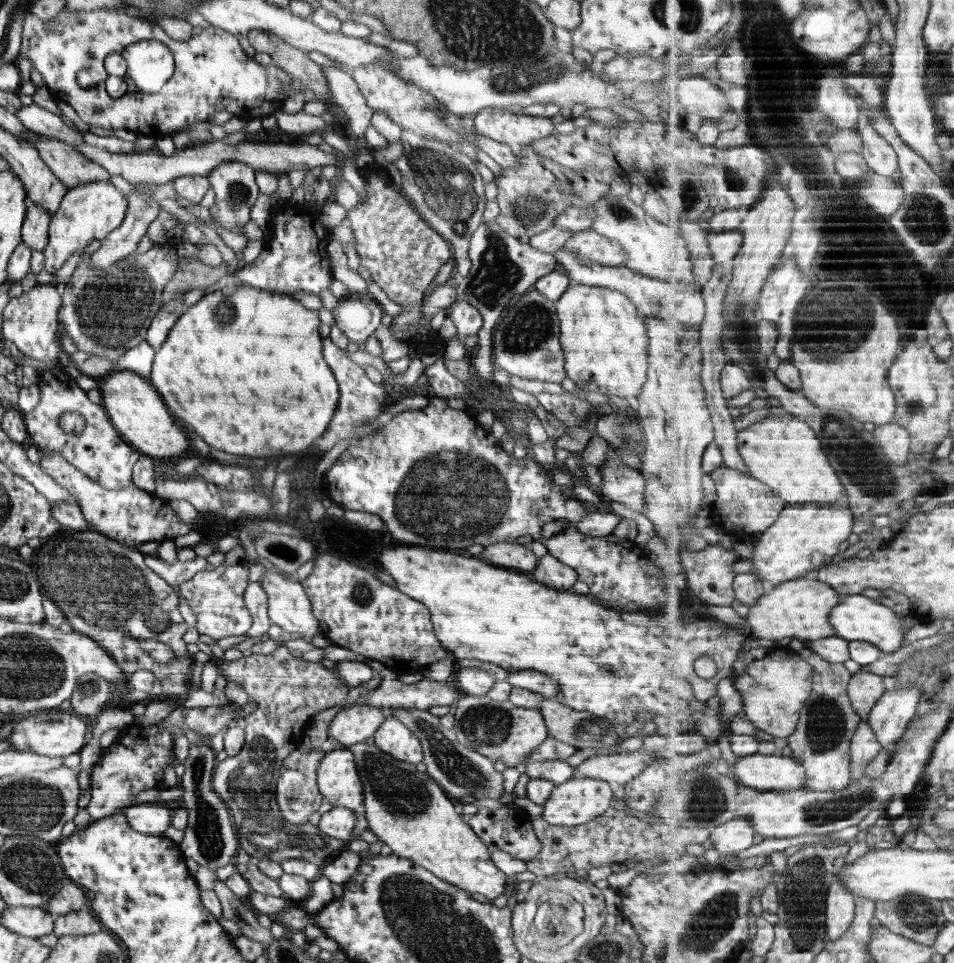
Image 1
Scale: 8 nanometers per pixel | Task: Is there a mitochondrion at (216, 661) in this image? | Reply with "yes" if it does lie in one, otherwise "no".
no

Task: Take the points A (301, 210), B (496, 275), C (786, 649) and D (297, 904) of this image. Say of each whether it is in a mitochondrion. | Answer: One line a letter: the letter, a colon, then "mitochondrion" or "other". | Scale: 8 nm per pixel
A: other
B: mitochondrion
C: other
D: other

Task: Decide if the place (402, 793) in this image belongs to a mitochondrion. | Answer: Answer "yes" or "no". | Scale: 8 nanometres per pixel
yes

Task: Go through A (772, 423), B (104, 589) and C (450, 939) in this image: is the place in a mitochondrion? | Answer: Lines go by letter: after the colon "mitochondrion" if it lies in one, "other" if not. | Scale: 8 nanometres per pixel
A: other
B: mitochondrion
C: mitochondrion

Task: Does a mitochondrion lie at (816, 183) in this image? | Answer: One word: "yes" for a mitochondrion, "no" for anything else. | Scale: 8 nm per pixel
no

